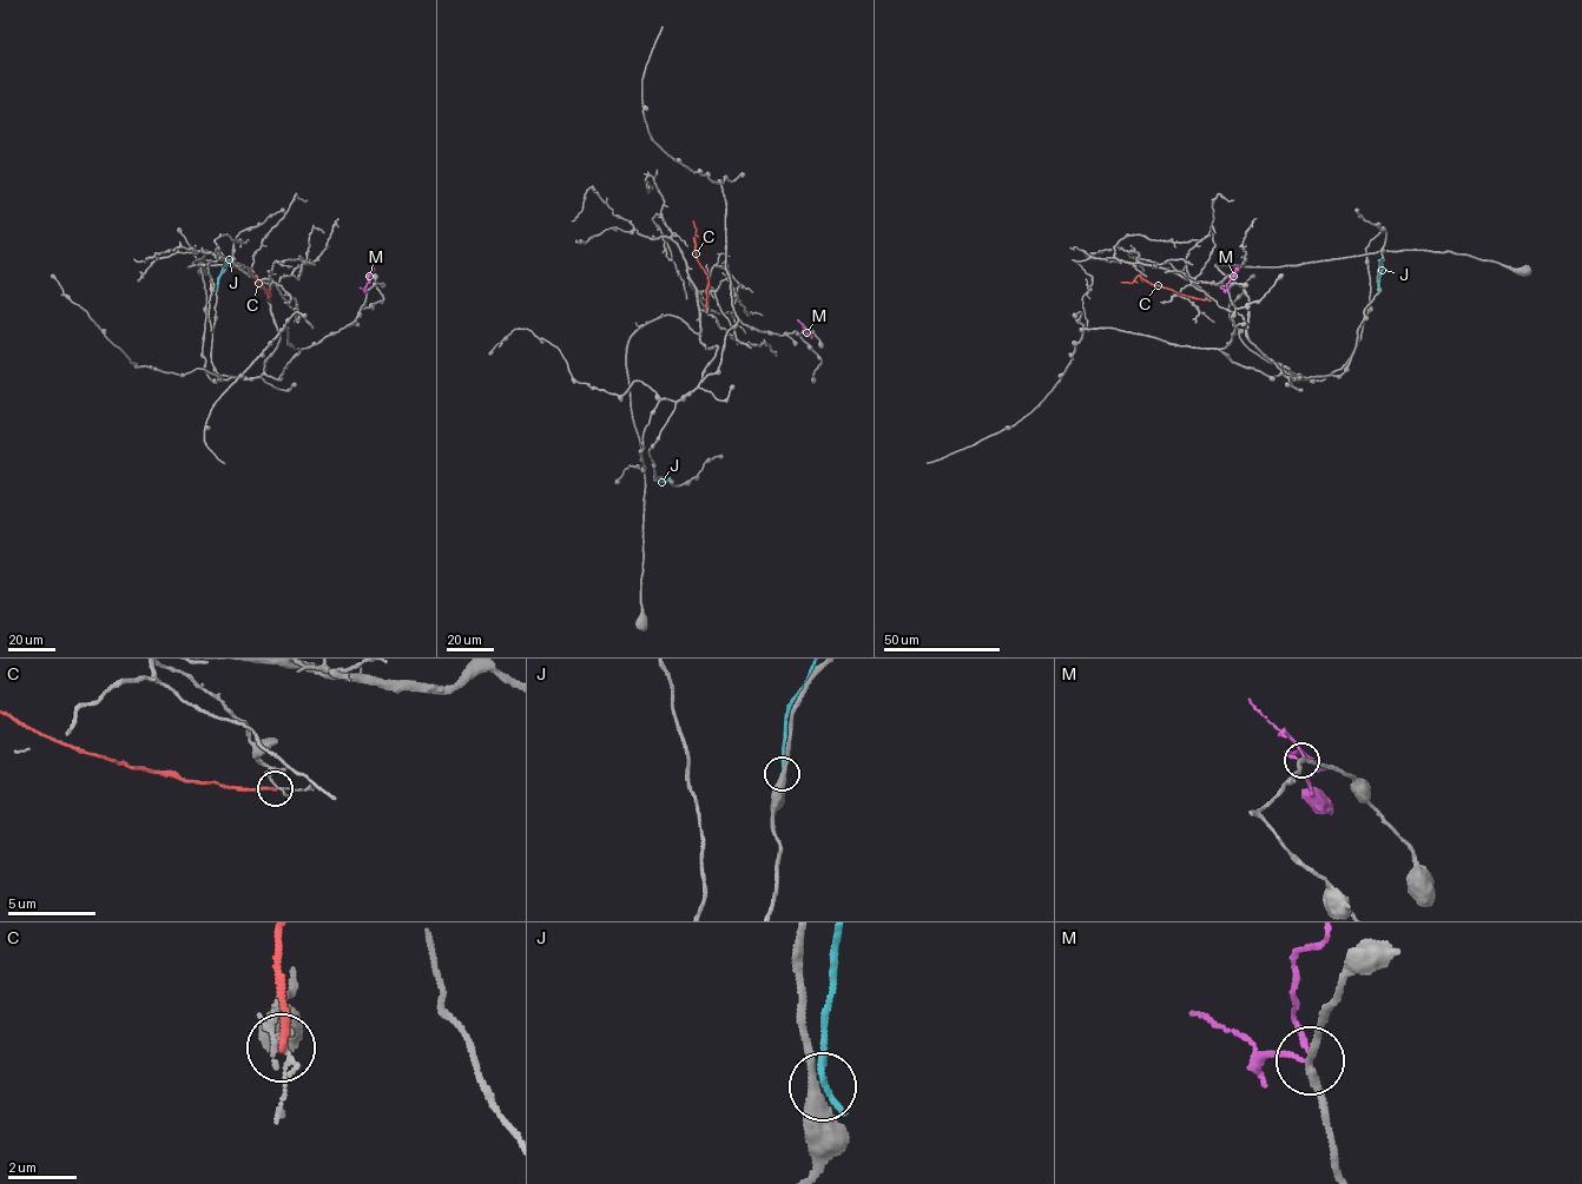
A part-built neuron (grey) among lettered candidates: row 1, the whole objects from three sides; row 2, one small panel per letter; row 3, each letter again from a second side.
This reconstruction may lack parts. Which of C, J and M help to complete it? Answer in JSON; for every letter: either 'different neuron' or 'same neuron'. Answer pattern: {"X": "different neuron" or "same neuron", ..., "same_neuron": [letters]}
{"C": "different neuron", "J": "different neuron", "M": "different neuron", "same_neuron": []}

